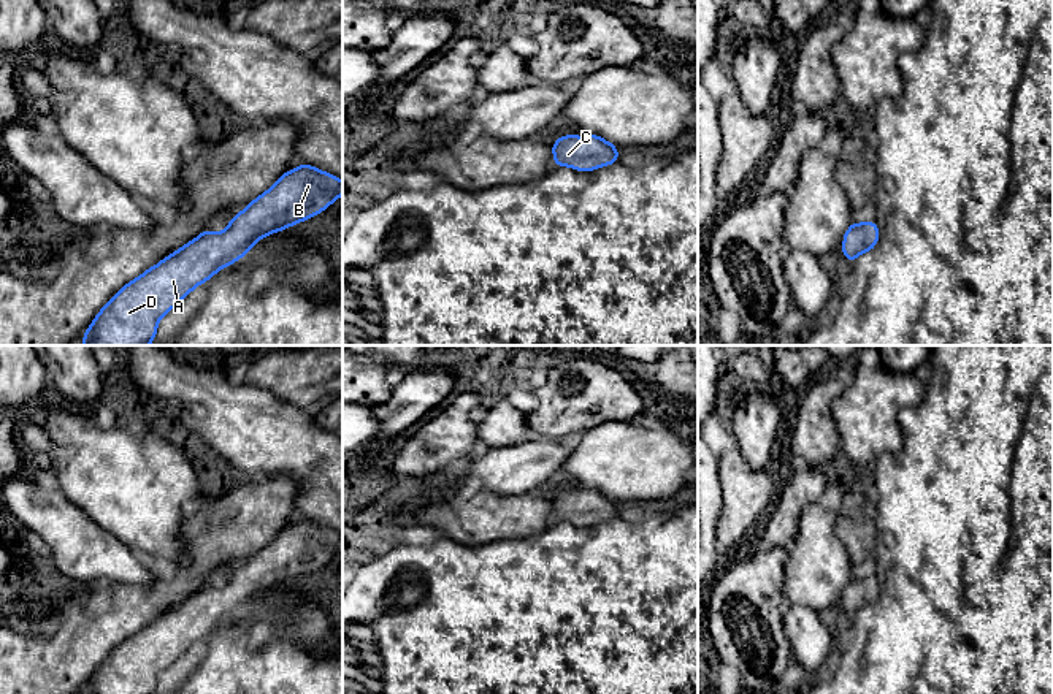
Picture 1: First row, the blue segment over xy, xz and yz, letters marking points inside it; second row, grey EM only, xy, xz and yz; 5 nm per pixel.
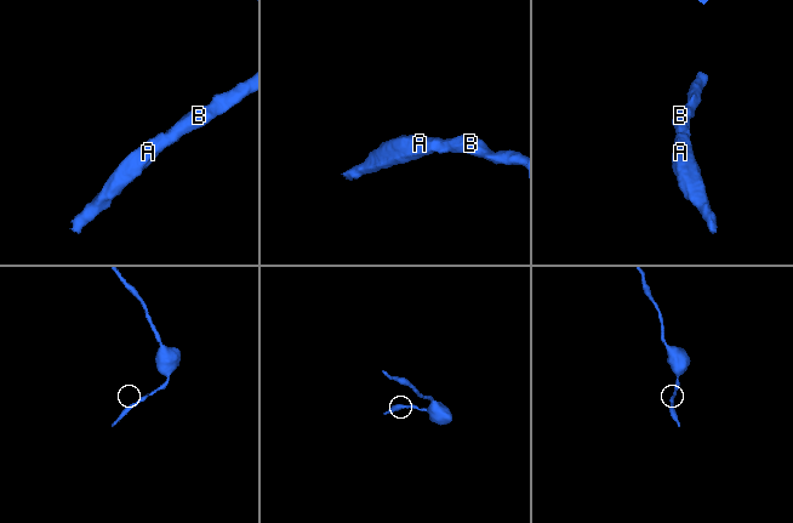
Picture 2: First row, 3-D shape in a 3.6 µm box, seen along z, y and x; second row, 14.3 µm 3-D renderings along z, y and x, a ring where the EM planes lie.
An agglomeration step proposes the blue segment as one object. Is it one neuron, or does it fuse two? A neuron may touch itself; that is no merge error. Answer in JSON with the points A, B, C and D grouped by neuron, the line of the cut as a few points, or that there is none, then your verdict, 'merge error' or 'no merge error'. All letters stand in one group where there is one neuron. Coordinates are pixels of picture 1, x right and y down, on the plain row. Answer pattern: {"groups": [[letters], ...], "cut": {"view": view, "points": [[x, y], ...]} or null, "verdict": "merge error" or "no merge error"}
{"groups": [["A", "B", "C", "D"]], "cut": null, "verdict": "no merge error"}

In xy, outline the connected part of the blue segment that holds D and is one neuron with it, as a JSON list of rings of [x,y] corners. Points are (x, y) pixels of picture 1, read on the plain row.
[[[308,518],[284,528],[224,588],[205,585],[124,640],[97,669],[82,694],[155,694],[159,675],[220,623],[249,610],[263,591],[320,569],[343,550],[343,537]]]

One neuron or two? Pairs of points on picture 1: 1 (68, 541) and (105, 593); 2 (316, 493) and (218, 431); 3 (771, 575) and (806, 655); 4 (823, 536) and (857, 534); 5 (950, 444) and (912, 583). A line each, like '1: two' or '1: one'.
1: two
2: one
3: two
4: two
5: one

